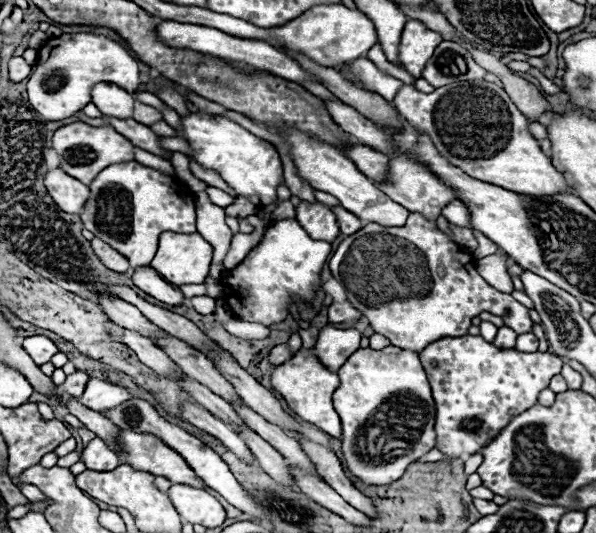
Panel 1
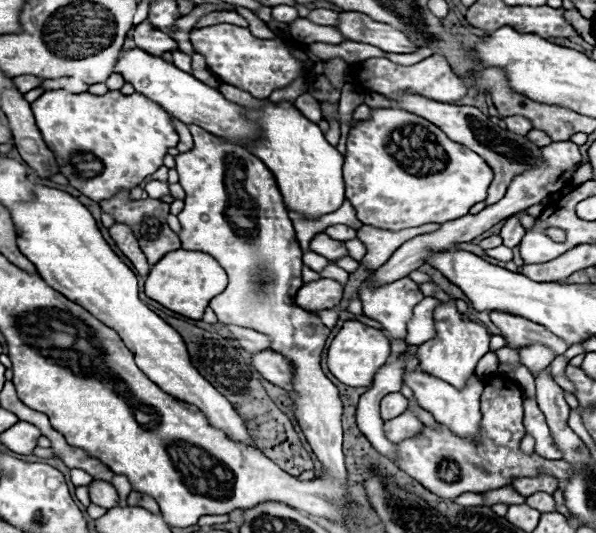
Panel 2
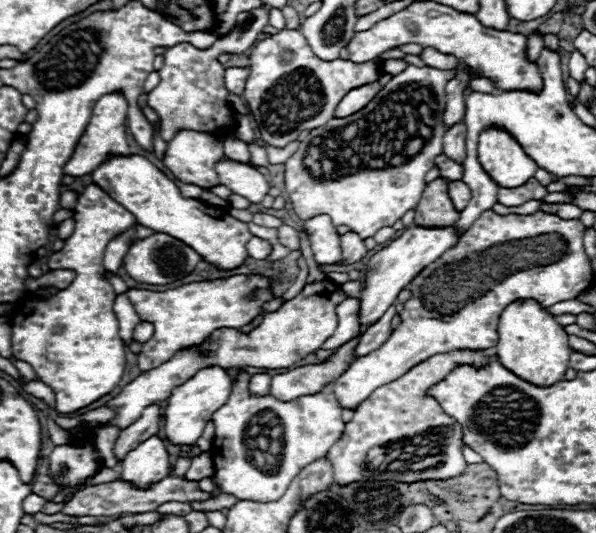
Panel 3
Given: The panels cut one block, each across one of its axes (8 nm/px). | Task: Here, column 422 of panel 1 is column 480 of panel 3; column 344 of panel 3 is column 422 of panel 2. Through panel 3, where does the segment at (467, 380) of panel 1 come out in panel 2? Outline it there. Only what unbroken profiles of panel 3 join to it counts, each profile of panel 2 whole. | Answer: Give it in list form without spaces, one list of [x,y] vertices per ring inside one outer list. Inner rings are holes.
[[[486,378],[480,410],[482,420],[478,440],[462,438],[442,424],[438,428],[424,426],[420,430],[420,438],[406,438],[396,444],[396,466],[418,480],[424,488],[450,500],[464,492],[486,492],[502,488],[512,484],[514,478],[550,474],[564,482],[576,472],[574,466],[564,460],[546,460],[536,452],[524,454],[520,450],[520,440],[526,434],[522,426],[522,392],[510,378]]]

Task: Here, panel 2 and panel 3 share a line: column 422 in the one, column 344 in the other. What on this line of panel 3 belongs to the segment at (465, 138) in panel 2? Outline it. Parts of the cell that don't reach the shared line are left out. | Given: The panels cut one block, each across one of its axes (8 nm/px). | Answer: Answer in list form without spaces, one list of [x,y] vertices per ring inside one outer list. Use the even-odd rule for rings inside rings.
[[[372,82],[372,84],[366,84],[366,86],[360,86],[356,90],[350,90],[342,102],[336,106],[336,118],[346,118],[346,116],[352,116],[356,114],[356,110],[362,110],[364,106],[368,106],[368,102],[380,92],[380,84],[378,82]]]

